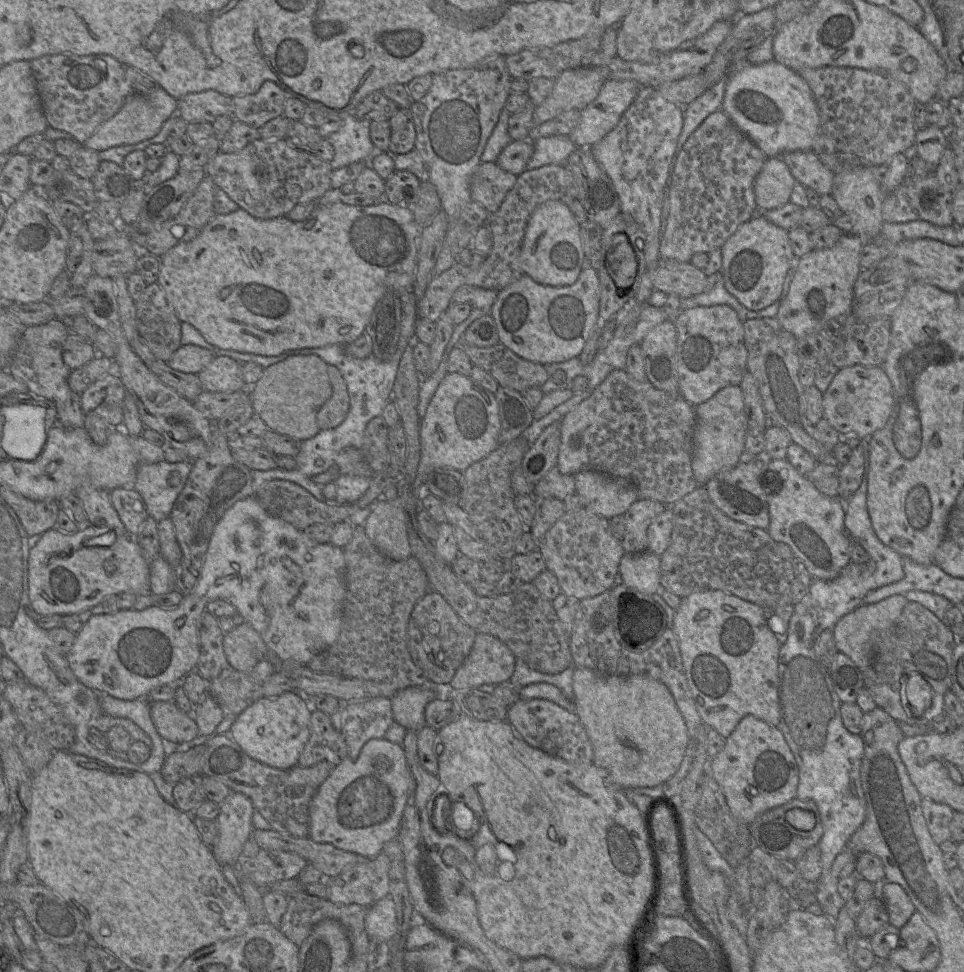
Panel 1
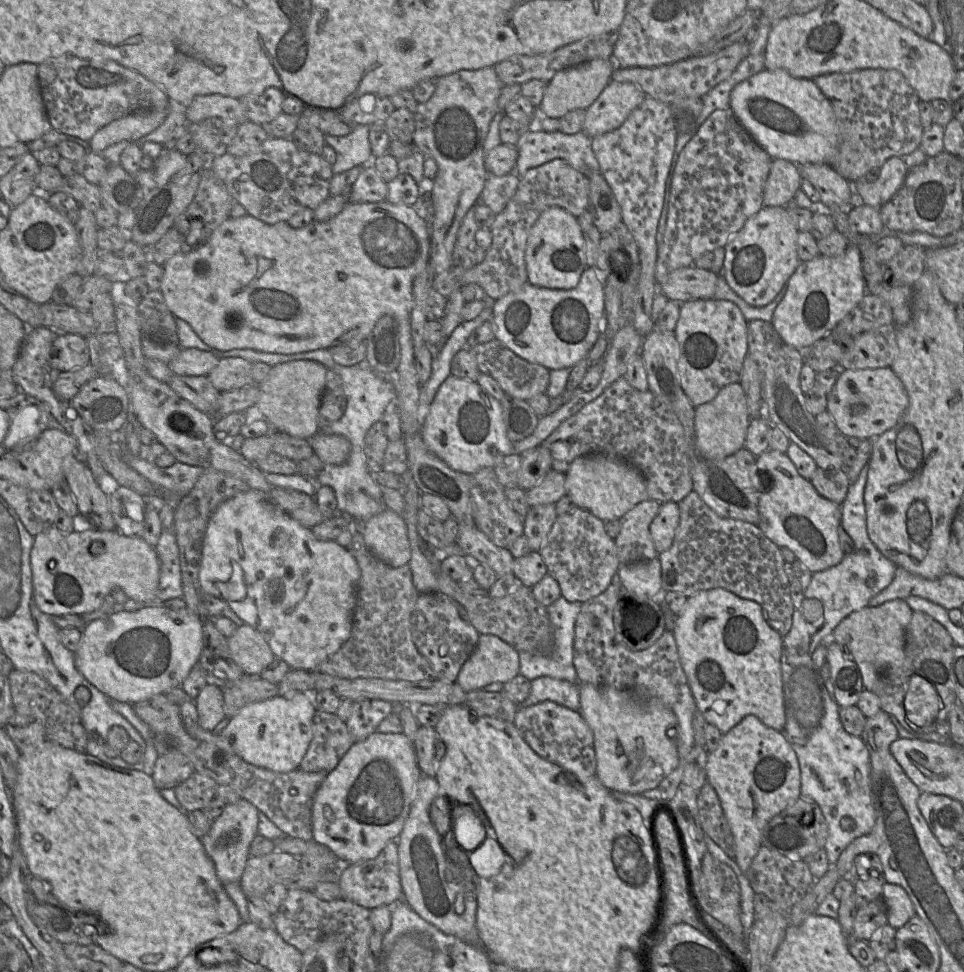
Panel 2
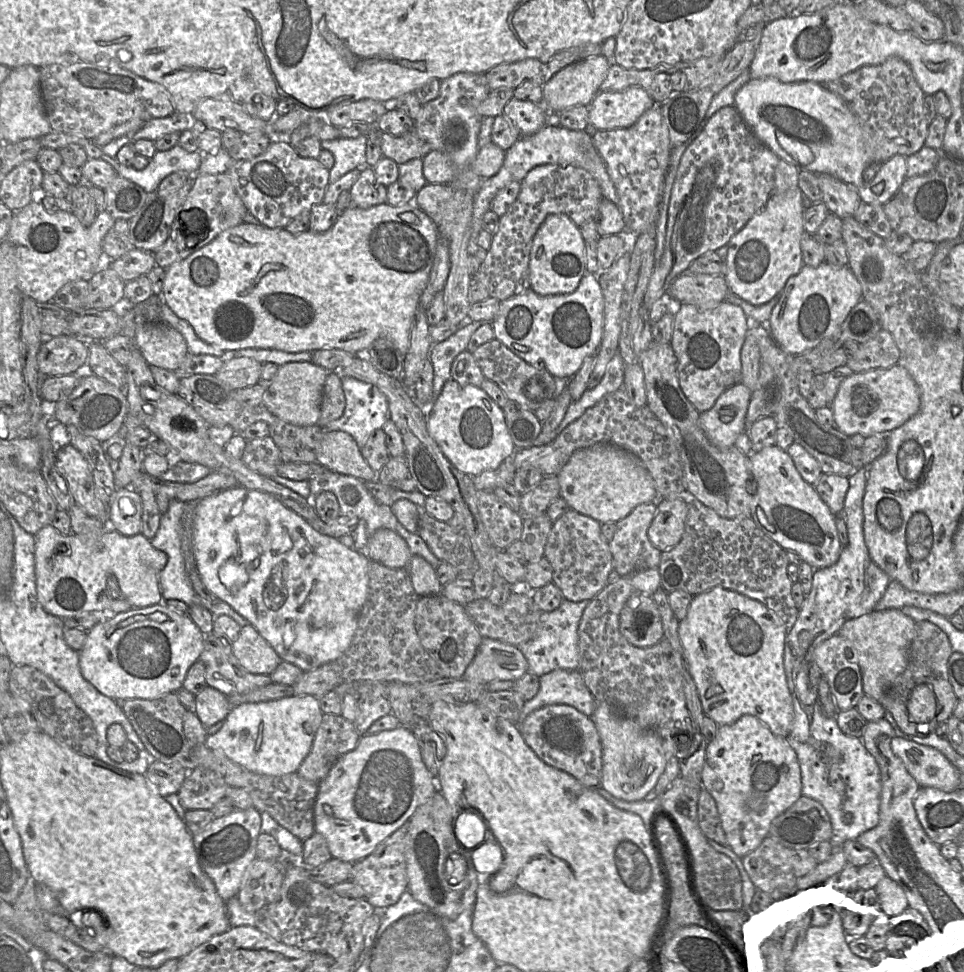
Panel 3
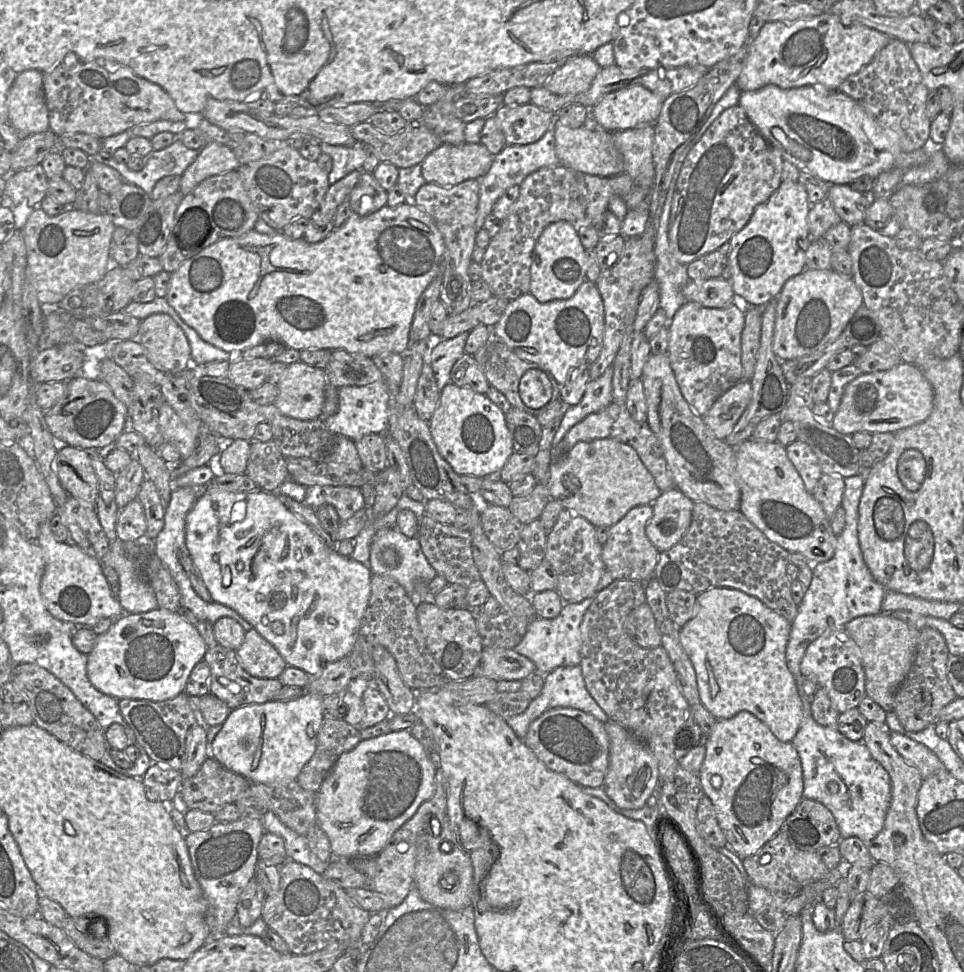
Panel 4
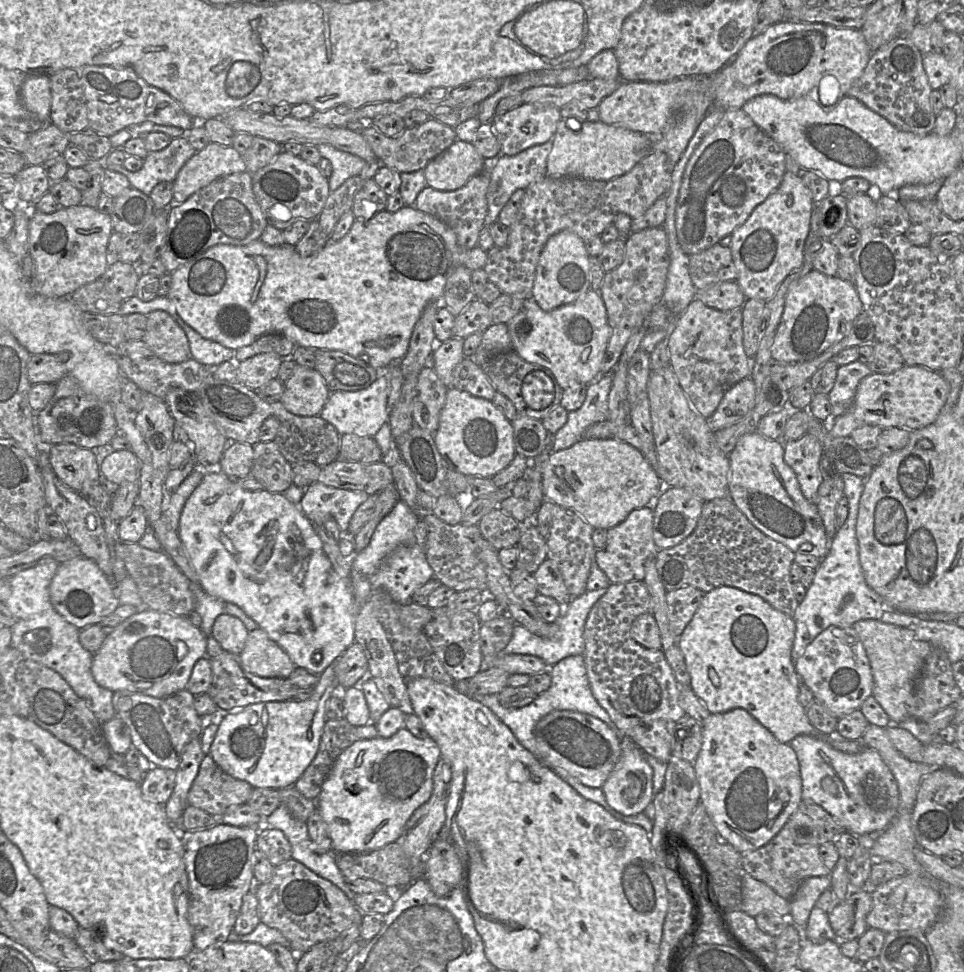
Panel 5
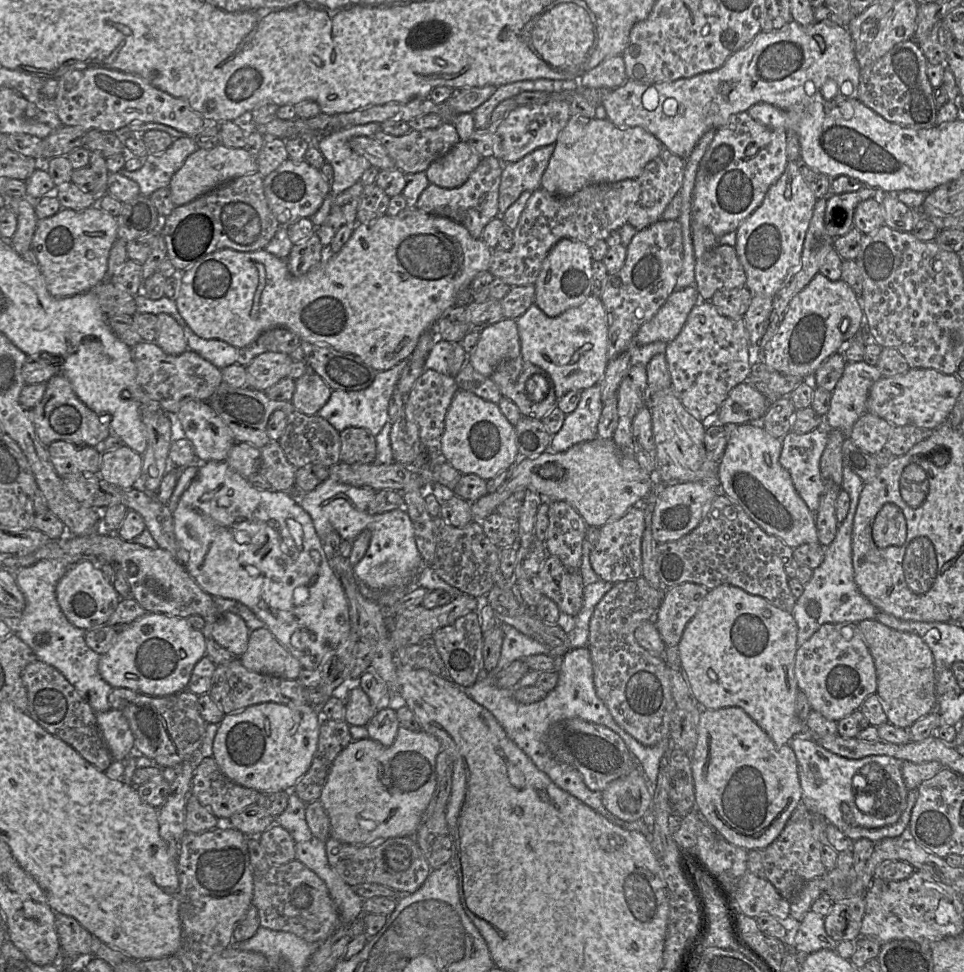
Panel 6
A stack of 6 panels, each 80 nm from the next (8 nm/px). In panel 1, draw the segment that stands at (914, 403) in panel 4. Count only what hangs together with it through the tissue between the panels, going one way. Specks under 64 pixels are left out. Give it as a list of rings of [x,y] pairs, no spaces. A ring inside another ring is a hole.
[[[854,365],[839,369],[823,394],[823,417],[843,438],[863,439],[885,426],[893,405],[892,384],[882,366]]]

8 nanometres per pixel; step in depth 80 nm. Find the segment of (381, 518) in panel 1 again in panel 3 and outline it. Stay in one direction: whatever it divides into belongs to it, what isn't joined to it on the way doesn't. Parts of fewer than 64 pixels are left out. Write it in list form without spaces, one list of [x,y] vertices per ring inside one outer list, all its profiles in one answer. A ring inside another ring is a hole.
[[[378,529],[368,538],[365,556],[390,569],[408,569],[412,554],[399,534]]]

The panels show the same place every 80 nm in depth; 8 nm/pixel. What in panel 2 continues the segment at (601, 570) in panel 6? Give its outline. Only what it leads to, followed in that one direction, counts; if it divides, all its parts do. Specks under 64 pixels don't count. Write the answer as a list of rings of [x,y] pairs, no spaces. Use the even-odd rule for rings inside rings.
[[[648,499],[634,506],[619,519],[620,533],[614,542],[620,565],[658,557],[649,529],[660,507],[661,503]]]

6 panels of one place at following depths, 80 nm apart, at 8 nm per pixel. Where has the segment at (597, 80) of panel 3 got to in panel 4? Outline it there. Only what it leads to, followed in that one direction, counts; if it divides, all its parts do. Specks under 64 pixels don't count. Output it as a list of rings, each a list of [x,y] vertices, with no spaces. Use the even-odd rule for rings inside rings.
[[[575,55],[567,59],[544,86],[557,95],[585,92],[600,69],[592,55]]]

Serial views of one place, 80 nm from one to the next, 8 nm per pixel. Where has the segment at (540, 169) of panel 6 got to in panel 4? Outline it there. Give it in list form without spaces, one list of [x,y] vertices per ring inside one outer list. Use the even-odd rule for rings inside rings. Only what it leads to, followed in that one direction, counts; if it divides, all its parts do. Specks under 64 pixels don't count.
[[[550,127],[536,142],[525,145],[507,145],[499,152],[489,171],[481,177],[476,232],[483,228],[486,217],[492,213],[497,200],[512,186],[520,185],[531,173],[543,167],[560,165],[555,151],[554,128]]]

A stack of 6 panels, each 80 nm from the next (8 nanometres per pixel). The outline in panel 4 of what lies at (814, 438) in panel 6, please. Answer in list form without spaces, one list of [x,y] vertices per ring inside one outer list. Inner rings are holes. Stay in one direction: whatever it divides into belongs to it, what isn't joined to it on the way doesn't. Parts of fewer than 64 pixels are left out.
[[[797,439],[786,446],[786,453],[799,473],[806,491],[812,494],[822,476],[818,457],[808,444]]]

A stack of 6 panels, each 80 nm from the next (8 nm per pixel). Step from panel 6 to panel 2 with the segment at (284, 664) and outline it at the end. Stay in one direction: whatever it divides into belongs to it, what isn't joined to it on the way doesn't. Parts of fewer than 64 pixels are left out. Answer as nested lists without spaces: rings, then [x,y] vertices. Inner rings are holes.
[[[246,623],[227,641],[232,659],[247,675],[259,675],[276,658],[261,633]]]

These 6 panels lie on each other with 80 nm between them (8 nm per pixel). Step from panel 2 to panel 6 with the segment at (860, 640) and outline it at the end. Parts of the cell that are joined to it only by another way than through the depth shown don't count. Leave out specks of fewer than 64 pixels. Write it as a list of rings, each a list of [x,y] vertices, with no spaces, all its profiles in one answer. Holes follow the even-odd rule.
[[[875,619],[861,621],[858,627],[874,661],[876,694],[888,722],[909,729],[915,722],[937,710],[936,668],[929,646],[916,634],[897,631]]]

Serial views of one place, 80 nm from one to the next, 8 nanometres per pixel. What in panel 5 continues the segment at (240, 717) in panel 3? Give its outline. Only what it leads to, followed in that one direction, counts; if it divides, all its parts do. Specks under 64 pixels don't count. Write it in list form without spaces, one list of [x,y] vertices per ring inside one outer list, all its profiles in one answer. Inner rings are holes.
[[[336,660],[318,676],[312,696],[305,701],[269,701],[222,713],[222,718],[213,743],[210,756],[230,776],[248,782],[253,788],[282,789],[294,786],[317,754],[321,735],[326,722],[325,705],[329,697],[339,691],[336,675]]]

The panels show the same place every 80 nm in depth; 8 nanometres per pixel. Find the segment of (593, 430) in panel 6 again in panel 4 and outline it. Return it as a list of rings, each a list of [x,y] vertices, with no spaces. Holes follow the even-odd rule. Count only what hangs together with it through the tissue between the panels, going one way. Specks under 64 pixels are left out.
[[[613,364],[595,380],[590,380],[586,386],[585,393],[577,405],[566,406],[563,419],[558,428],[552,446],[556,447],[564,438],[566,433],[587,415],[601,411],[612,402],[612,379]]]

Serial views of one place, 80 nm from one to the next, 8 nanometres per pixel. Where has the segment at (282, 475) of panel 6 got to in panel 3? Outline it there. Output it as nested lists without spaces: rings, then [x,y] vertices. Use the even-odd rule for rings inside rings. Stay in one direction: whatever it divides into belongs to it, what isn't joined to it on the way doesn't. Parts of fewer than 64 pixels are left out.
[[[271,436],[248,440],[242,460],[246,466],[260,475],[273,478],[282,462],[280,448]]]

